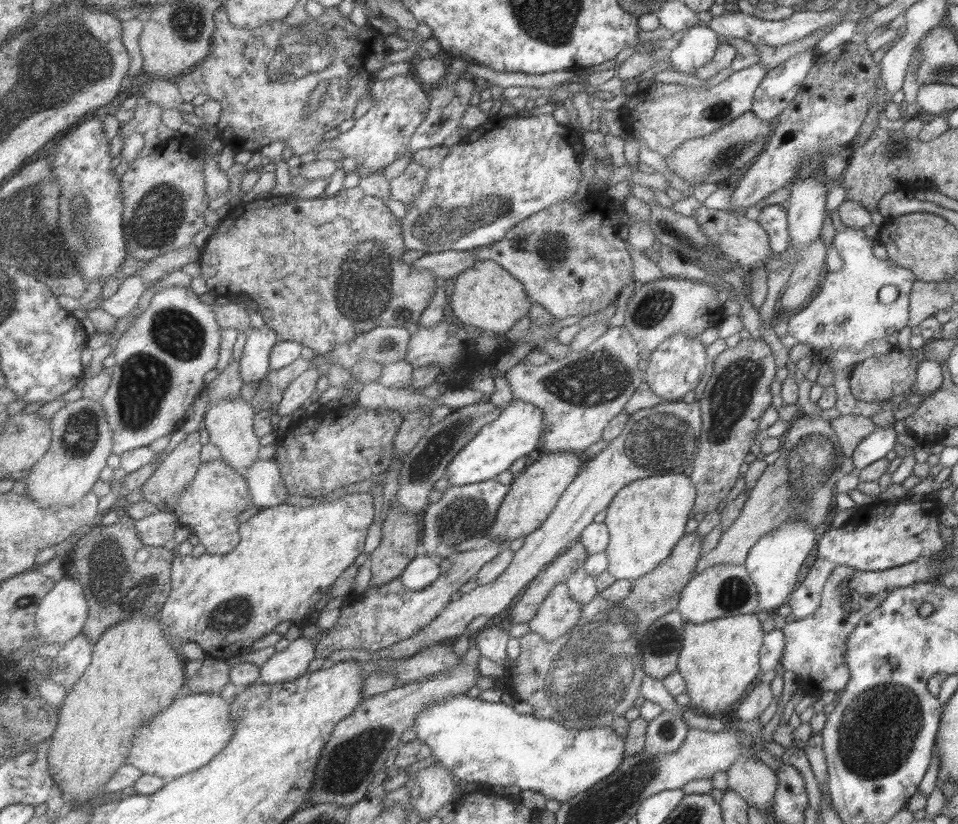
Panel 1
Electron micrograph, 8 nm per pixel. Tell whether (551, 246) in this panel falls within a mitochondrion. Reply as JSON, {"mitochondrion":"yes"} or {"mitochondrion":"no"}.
{"mitochondrion":"yes"}

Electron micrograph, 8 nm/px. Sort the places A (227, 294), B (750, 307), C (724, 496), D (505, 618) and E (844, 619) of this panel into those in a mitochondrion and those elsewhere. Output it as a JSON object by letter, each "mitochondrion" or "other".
{"A":"other","B":"other","C":"other","D":"other","E":"other"}

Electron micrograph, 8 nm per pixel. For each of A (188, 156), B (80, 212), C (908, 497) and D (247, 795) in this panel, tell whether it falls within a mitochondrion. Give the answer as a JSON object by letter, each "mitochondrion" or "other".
{"A":"other","B":"mitochondrion","C":"other","D":"other"}

